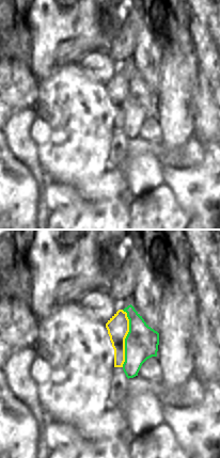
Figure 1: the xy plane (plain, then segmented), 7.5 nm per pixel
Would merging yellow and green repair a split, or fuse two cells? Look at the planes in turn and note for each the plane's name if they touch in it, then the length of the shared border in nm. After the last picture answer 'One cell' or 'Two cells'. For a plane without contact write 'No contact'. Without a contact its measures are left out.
Touches yellow in xy. Shared border 440 nm

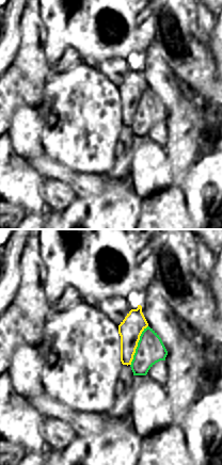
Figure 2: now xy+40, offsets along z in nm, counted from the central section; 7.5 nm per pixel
Touches yellow in xy+40. Shared border 340 nm

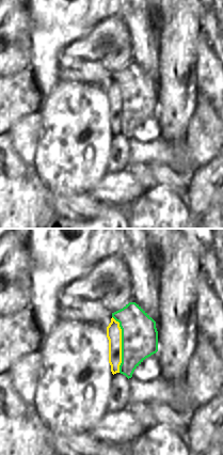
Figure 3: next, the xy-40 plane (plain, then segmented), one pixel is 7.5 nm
Touches yellow in xy-40. Shared border 420 nm

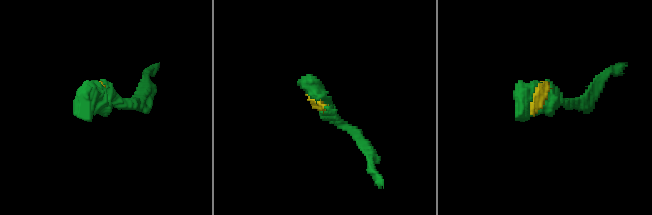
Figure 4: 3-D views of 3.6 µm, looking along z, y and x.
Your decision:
One cell

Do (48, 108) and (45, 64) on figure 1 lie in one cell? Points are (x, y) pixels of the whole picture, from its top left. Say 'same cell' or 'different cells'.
different cells

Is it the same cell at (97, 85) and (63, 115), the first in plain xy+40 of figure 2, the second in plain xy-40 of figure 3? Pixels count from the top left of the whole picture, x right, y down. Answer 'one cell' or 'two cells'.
one cell

